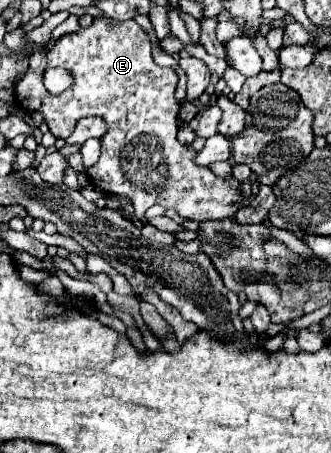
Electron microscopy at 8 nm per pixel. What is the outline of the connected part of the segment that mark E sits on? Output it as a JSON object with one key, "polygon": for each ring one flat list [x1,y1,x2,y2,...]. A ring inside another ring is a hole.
{"polygon":[[94,17,92,25,86,29,80,29,72,35,64,35,58,39,46,55,32,55,28,73,16,83,16,103,26,113,42,113,44,123,48,125,50,133,56,139,66,139,72,135,74,125,78,119,84,117,102,117,106,123,106,133,100,137,100,161,88,171,88,177,92,185,114,193,114,195,128,195,136,217,144,217,146,209,152,205,162,205,164,209,174,209,182,219,192,221,204,221,204,219,226,219,234,217,238,209,244,205,244,195,240,191,242,183,234,177,222,179,214,175,208,167,196,167,194,155,188,145,182,145,176,141,178,133,178,111,180,105,174,99,176,91,176,73,174,69,158,67,152,61,150,53,150,37,138,27,134,19,130,21,114,21,108,17],[48,67,66,67,74,75,74,85,64,91,62,95,50,95,42,83,44,71]]}

